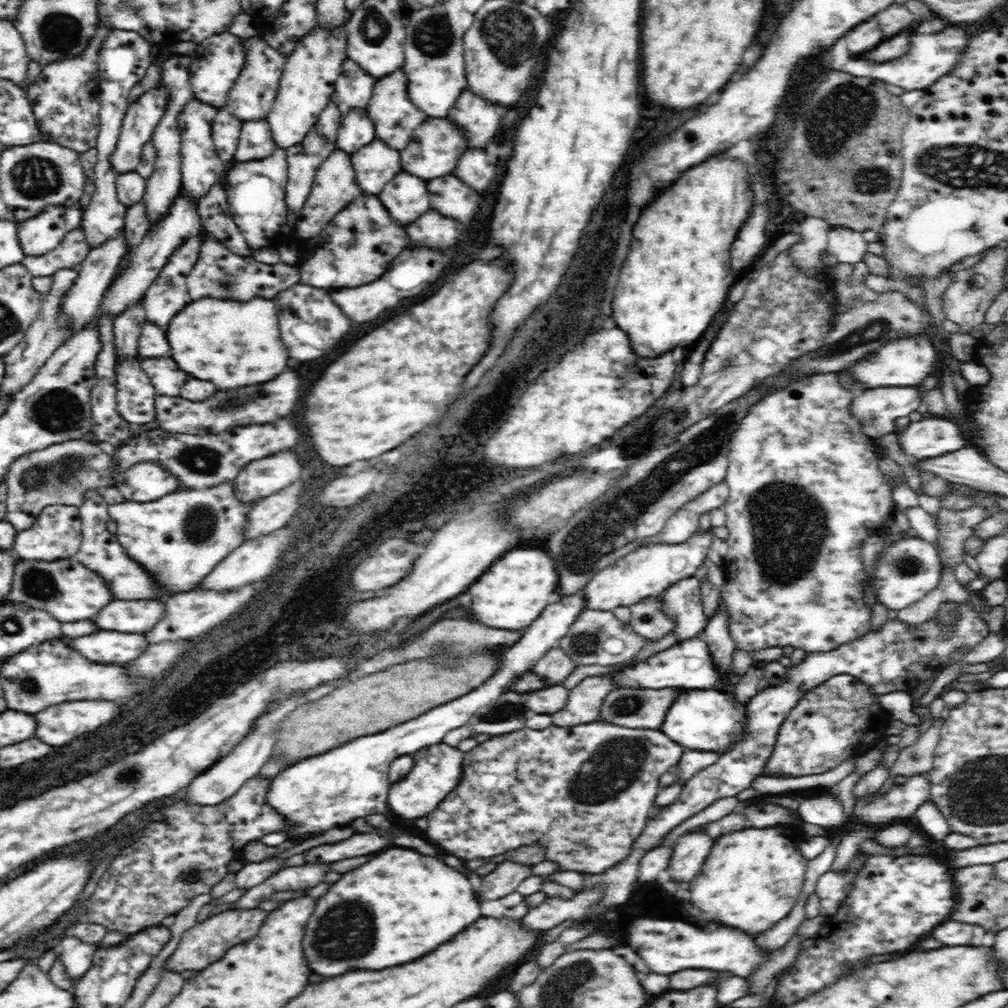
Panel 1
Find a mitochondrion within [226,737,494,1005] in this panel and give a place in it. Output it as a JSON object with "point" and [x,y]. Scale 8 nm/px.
{"point":[353,922]}

